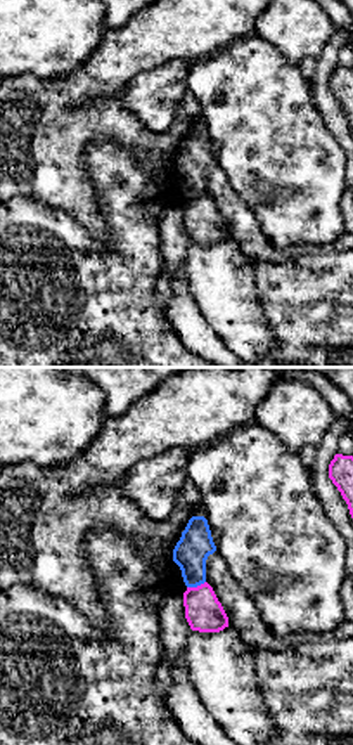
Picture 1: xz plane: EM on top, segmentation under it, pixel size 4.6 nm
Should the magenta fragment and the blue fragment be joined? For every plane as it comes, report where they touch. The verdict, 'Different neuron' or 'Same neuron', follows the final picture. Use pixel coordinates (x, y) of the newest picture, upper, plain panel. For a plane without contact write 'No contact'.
Touches magenta at (198, 198)

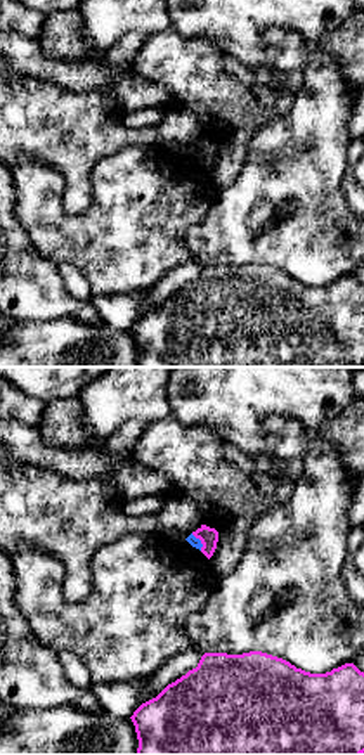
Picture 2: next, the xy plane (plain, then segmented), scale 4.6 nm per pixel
Touches magenta at (200, 151)

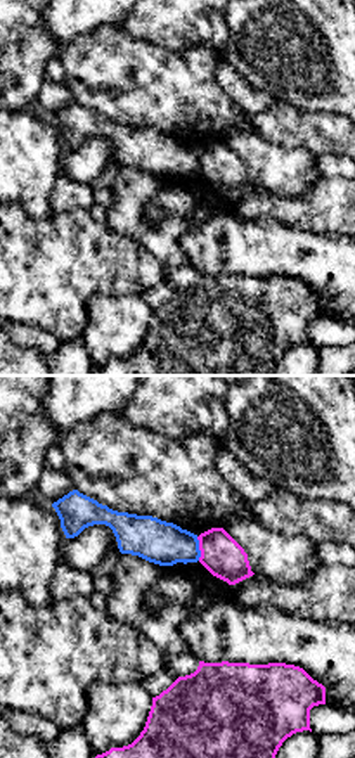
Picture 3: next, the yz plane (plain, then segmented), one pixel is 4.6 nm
Touches magenta at (200, 161)

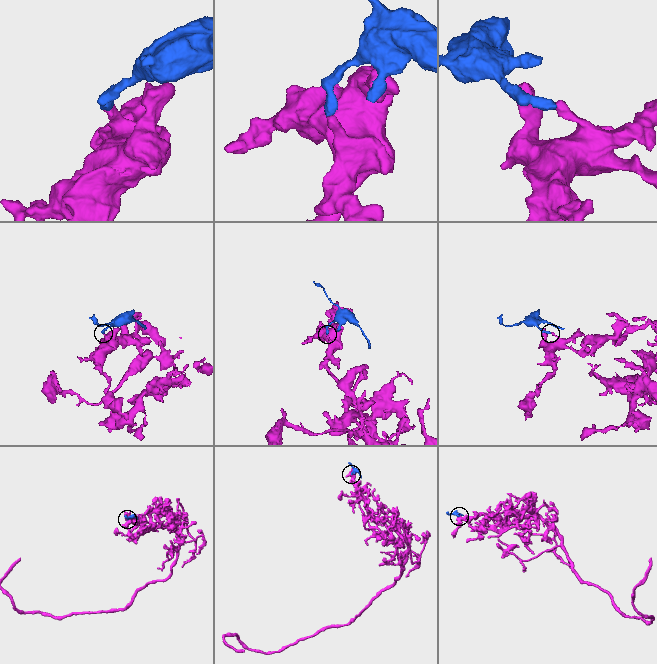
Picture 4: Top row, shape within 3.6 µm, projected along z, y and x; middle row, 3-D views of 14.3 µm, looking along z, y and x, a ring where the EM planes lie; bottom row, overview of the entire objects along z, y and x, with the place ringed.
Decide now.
Different neuron

